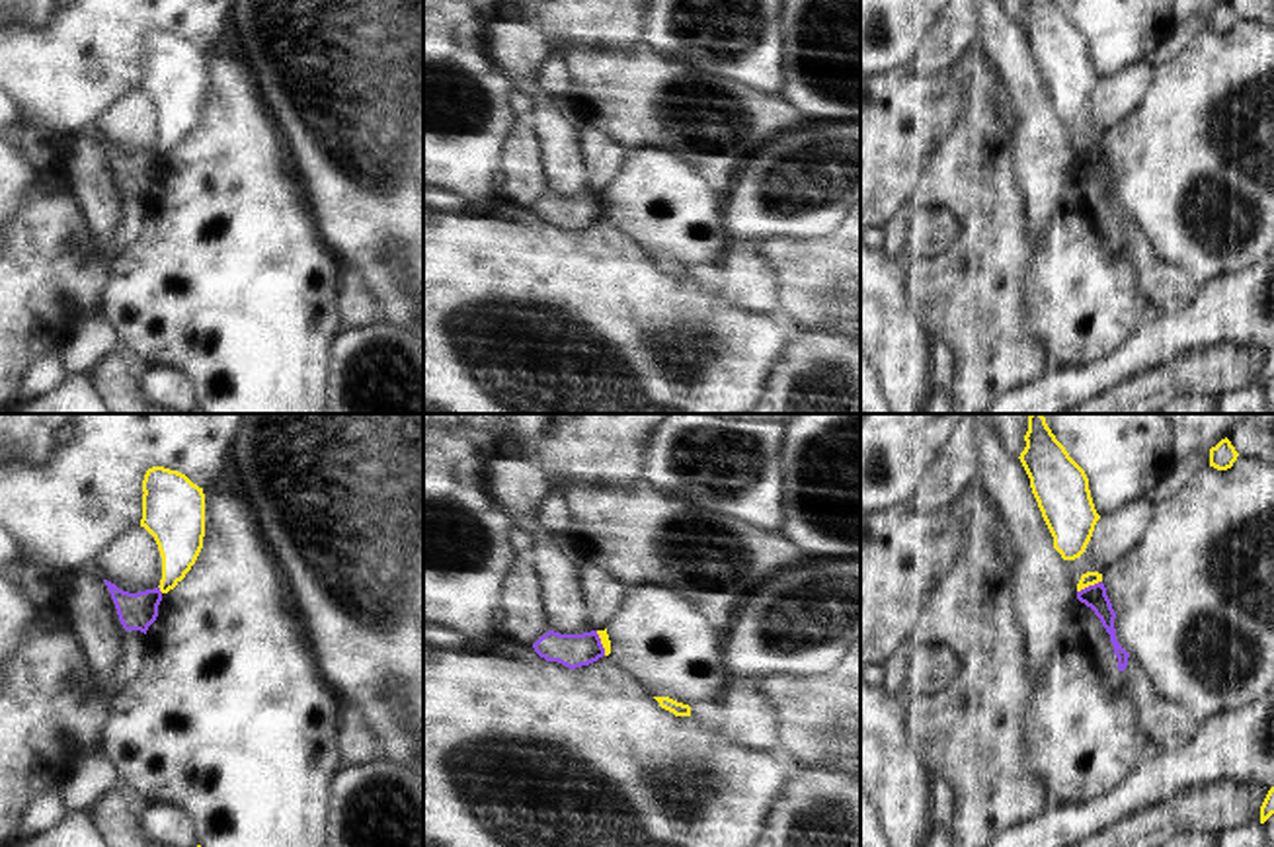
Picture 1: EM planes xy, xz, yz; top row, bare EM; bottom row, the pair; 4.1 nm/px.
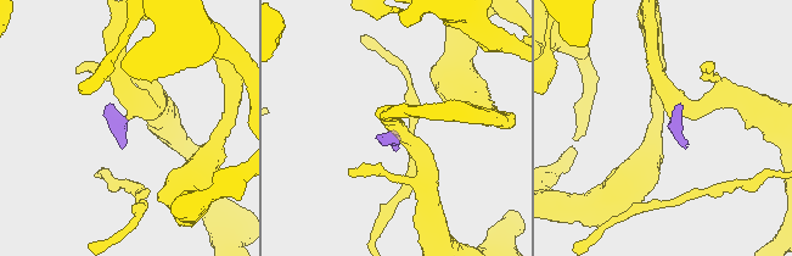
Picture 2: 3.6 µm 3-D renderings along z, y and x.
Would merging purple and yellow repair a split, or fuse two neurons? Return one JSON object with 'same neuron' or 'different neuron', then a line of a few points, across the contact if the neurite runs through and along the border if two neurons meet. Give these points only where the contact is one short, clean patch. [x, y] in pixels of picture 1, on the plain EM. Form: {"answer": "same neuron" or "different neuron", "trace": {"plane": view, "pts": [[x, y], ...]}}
{"answer": "different neuron", "trace": {"plane": "yz", "pts": [[1101, 143], [1077, 155]]}}

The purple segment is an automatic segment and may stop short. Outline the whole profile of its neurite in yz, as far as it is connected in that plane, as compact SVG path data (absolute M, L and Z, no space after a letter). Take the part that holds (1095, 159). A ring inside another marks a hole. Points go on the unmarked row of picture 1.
M1098 144L1077 154L1077 162L1095 174L1110 197L1110 205L1118 221L1118 232L1126 238L1126 256L1137 269L1141 289L1157 299L1159 308L1167 316L1178 314L1190 306L1198 297L1200 287L1180 267L1161 262L1153 254L1151 244L1143 236L1139 224L1120 209L1114 191L1116 176L1106 158L1104 146Z

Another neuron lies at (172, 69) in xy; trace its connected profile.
M152 29L142 43L142 82L162 119L160 154L174 152L195 127L205 100L205 57L185 37Z

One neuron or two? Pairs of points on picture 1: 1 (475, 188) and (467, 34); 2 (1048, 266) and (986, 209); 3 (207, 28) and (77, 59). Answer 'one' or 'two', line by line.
1: one
2: two
3: one

